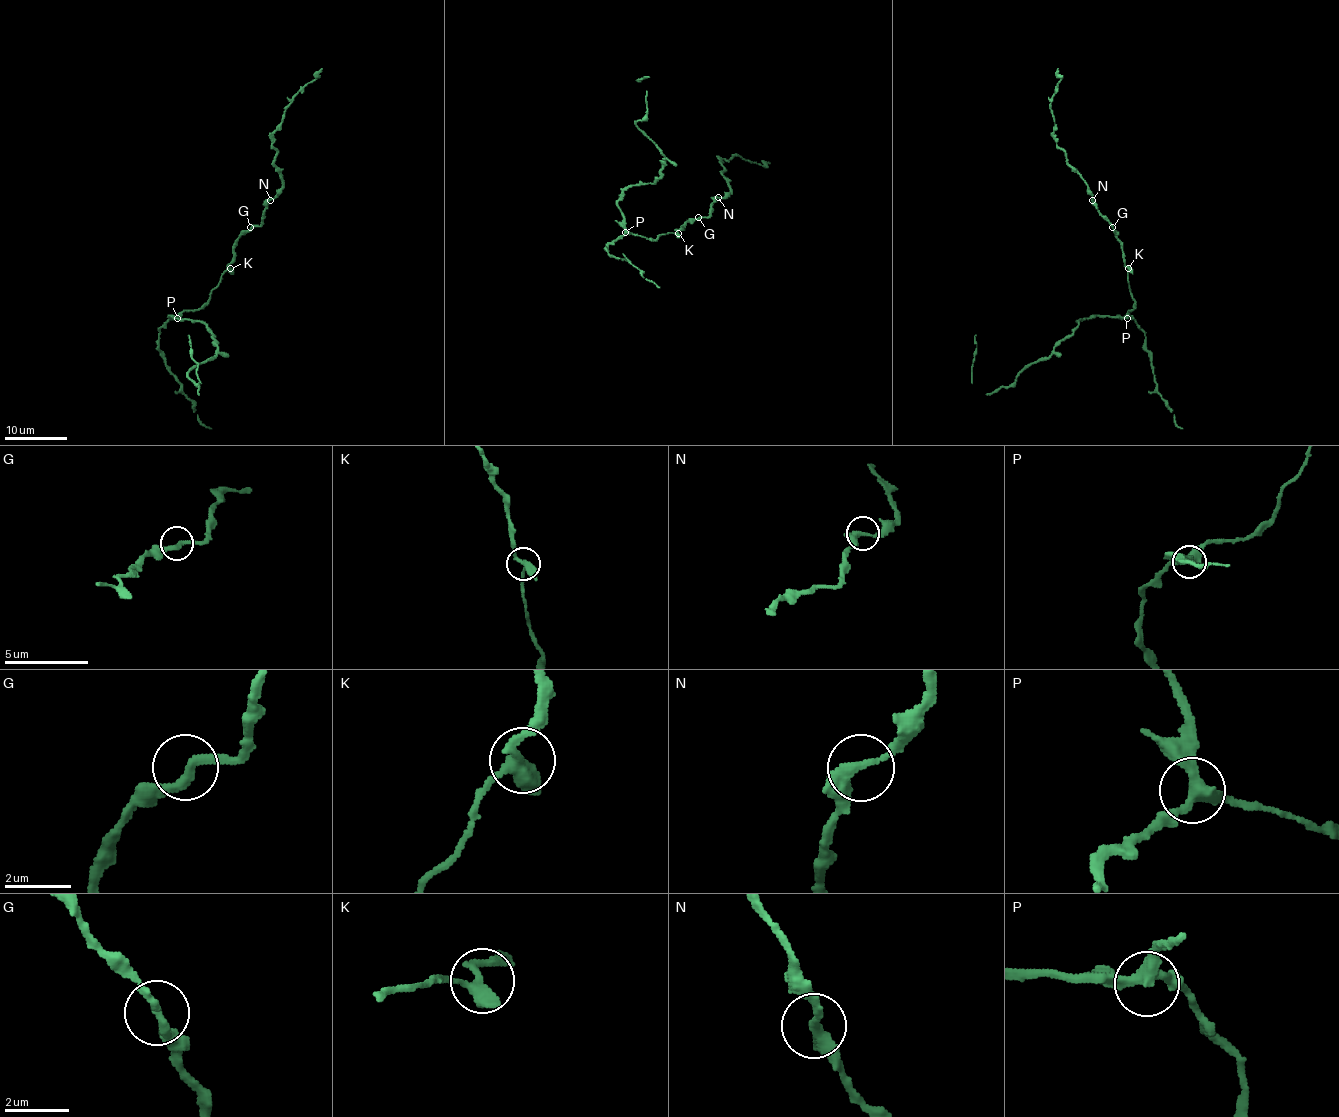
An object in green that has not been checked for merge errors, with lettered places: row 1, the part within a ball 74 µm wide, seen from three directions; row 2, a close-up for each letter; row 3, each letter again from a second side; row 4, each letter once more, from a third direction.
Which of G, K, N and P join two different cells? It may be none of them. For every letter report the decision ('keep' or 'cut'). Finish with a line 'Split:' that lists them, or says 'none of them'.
G: keep
K: keep
N: keep
P: keep
Split: none of them

